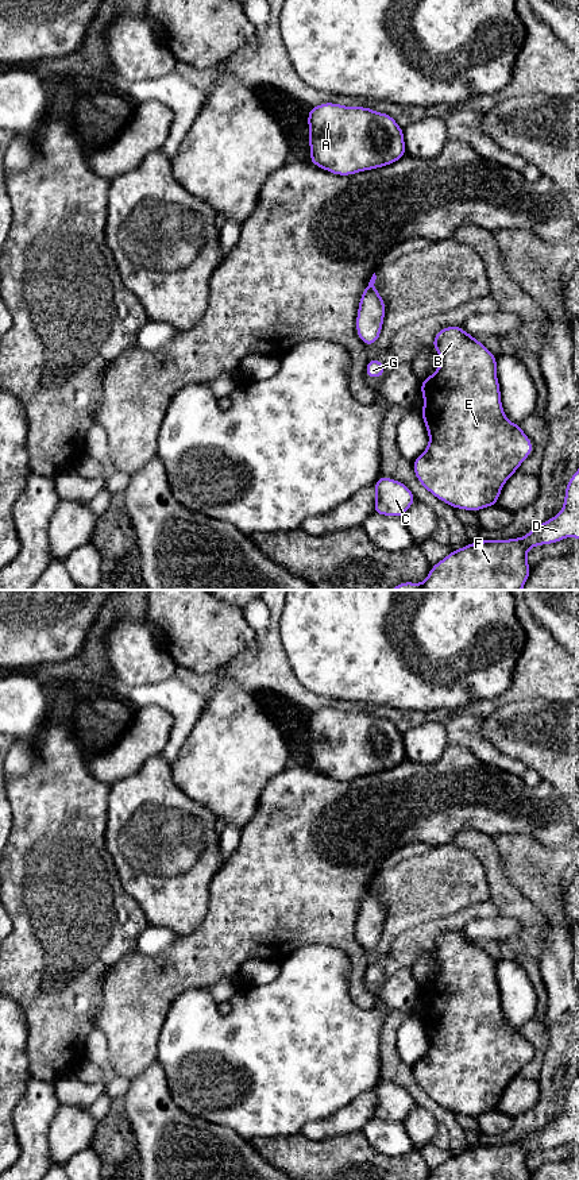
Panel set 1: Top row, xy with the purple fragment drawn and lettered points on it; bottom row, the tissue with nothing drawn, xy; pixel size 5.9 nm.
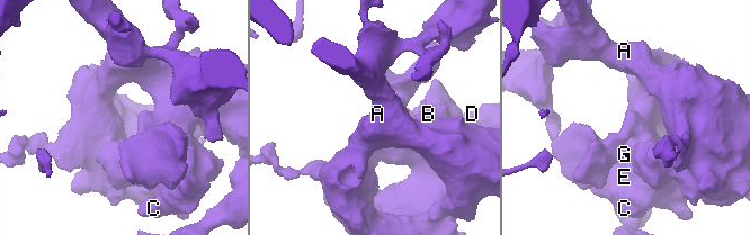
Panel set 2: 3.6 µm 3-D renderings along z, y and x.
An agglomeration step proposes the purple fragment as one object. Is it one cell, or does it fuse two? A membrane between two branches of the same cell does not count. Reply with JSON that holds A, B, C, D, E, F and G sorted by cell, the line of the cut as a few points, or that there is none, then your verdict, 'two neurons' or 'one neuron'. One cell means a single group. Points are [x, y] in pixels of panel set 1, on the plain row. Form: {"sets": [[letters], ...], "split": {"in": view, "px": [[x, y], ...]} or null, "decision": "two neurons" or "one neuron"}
{"sets": [["A", "B", "C", "D", "E", "F", "G"]], "split": null, "decision": "one neuron"}

